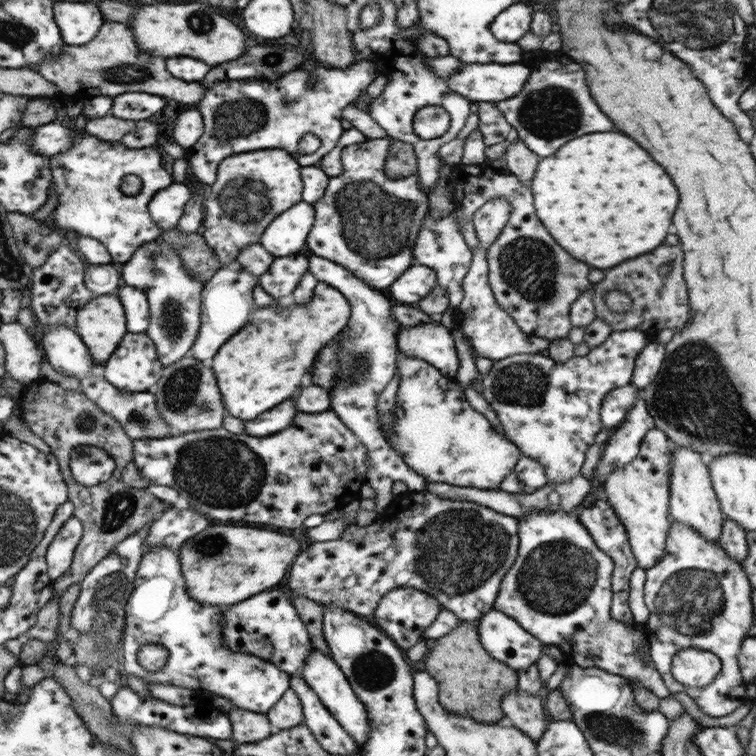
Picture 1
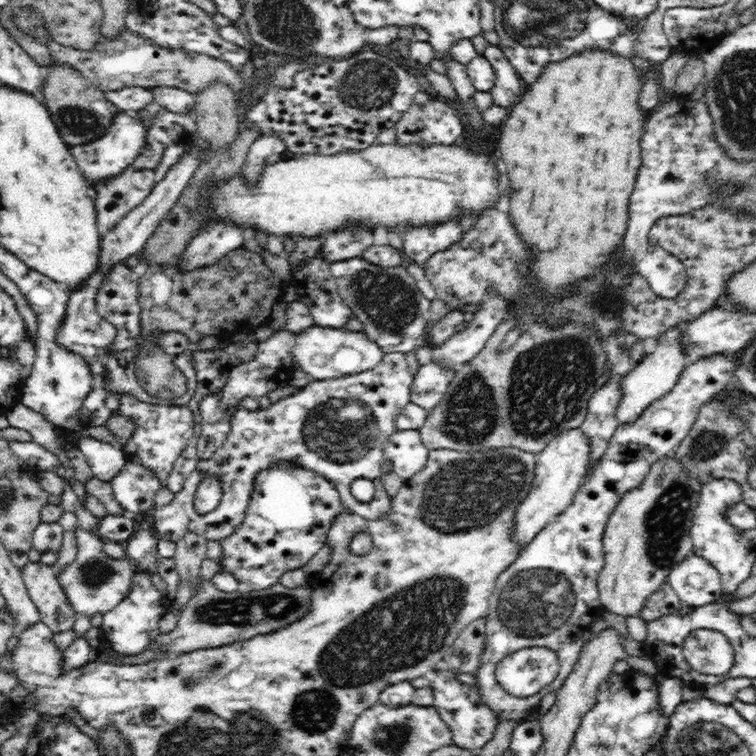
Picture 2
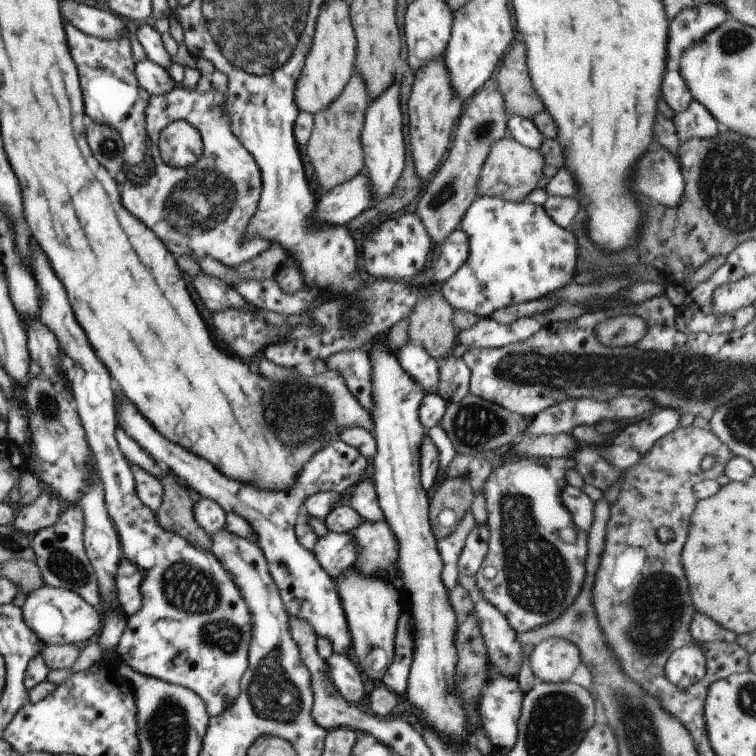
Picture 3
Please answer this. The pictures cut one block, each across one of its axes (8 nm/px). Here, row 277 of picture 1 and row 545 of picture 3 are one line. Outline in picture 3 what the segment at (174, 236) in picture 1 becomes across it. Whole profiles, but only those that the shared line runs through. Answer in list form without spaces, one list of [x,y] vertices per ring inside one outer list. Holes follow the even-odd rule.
[[[173,476],[161,480],[163,504],[155,514],[155,524],[171,534],[181,536],[189,546],[211,552],[211,536],[195,522],[195,494],[175,482]]]

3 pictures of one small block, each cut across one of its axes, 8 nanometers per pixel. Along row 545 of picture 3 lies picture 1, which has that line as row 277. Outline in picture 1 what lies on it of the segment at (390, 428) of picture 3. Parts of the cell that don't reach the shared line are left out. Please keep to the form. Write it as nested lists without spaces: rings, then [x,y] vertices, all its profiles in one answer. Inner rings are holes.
[[[413,264],[385,290],[385,294],[391,302],[411,306],[411,302],[421,302],[433,290],[435,282],[437,276],[433,270]]]

